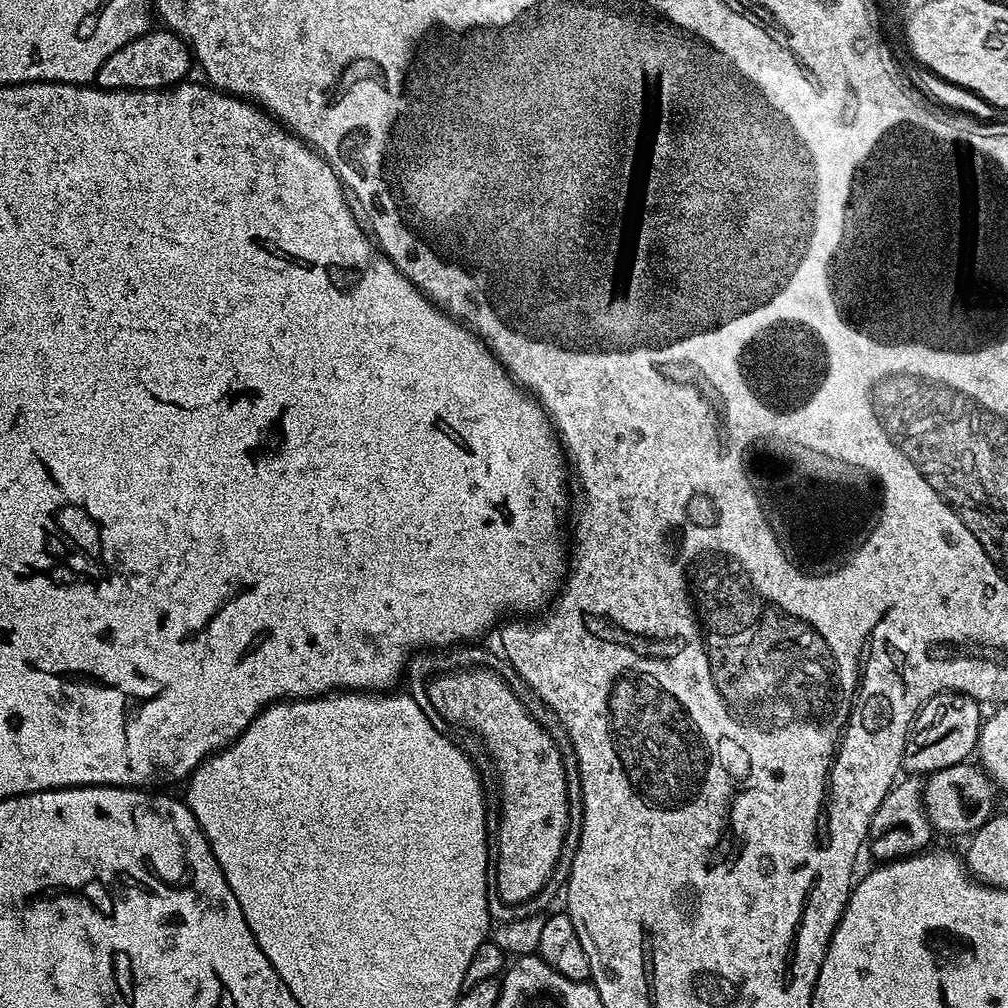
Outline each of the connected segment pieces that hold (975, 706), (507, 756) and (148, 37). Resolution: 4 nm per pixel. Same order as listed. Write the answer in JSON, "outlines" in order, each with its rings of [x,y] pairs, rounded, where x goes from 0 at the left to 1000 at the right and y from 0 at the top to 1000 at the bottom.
{"outlines":[[[[941,685],[927,688],[913,702],[913,708],[907,715],[907,721],[902,725],[897,737],[897,756],[895,759],[898,767],[909,772],[917,772],[931,764],[938,764],[938,760],[957,757],[961,753],[960,749],[968,746],[968,737],[972,731],[972,720],[974,709],[972,710],[973,695],[967,694],[956,685]]],[[[452,641],[447,645],[429,645],[424,649],[413,649],[406,654],[403,660],[403,679],[405,675],[405,683],[403,682],[404,689],[415,691],[417,701],[429,711],[429,719],[431,724],[435,724],[439,730],[446,731],[452,738],[459,742],[462,749],[472,759],[476,773],[481,783],[496,782],[496,814],[491,814],[490,817],[490,856],[487,858],[487,873],[486,873],[486,893],[489,898],[497,897],[500,900],[503,912],[513,913],[514,911],[522,911],[523,909],[533,908],[537,904],[536,899],[546,888],[557,888],[558,885],[558,868],[562,861],[563,853],[565,849],[565,840],[569,833],[569,824],[567,820],[567,795],[566,795],[566,777],[564,776],[562,767],[562,742],[558,737],[557,731],[554,729],[553,723],[543,718],[538,711],[532,707],[533,699],[529,697],[530,691],[525,685],[521,683],[519,678],[510,670],[507,663],[504,661],[503,655],[499,650],[488,647],[467,647],[467,642]]],[[[148,30],[137,38],[125,42],[101,65],[95,70],[94,86],[105,89],[117,89],[118,87],[170,87],[184,78],[183,75],[189,67],[192,67],[192,53],[174,32],[162,30],[154,32]]]]}

